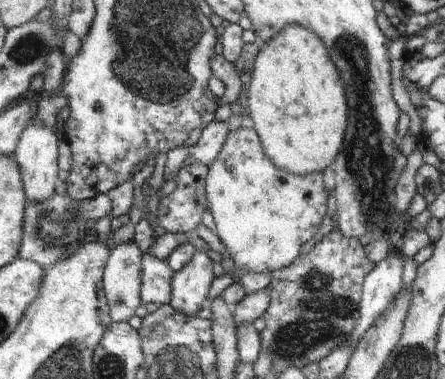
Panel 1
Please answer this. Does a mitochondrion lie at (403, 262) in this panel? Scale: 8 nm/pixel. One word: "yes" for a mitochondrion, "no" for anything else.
no

